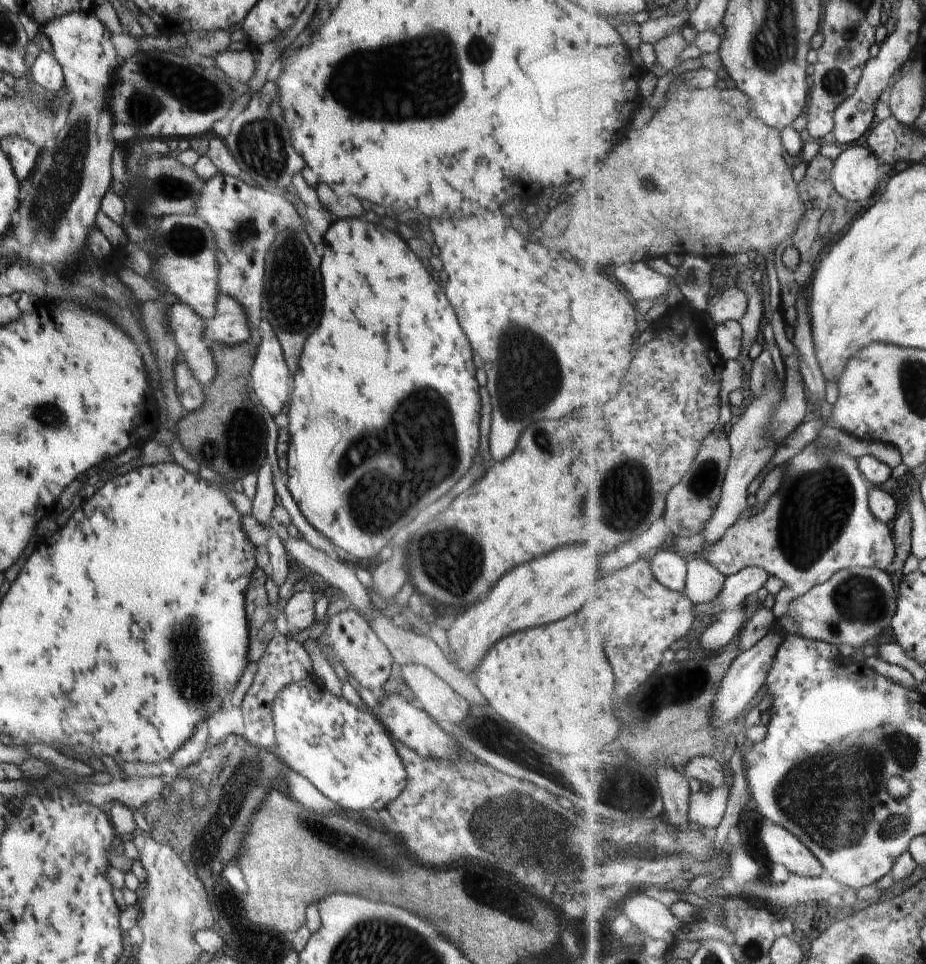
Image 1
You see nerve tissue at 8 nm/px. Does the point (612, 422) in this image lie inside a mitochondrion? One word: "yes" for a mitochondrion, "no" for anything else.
no

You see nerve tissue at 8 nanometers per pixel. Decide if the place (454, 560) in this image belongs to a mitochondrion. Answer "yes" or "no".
yes

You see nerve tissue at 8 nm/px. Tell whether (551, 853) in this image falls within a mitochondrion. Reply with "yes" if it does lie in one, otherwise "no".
yes

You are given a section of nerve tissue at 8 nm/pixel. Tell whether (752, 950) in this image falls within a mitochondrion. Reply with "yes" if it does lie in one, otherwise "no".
yes

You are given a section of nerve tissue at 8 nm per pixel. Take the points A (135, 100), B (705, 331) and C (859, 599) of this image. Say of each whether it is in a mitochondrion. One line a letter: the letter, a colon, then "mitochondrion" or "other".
A: mitochondrion
B: other
C: mitochondrion

